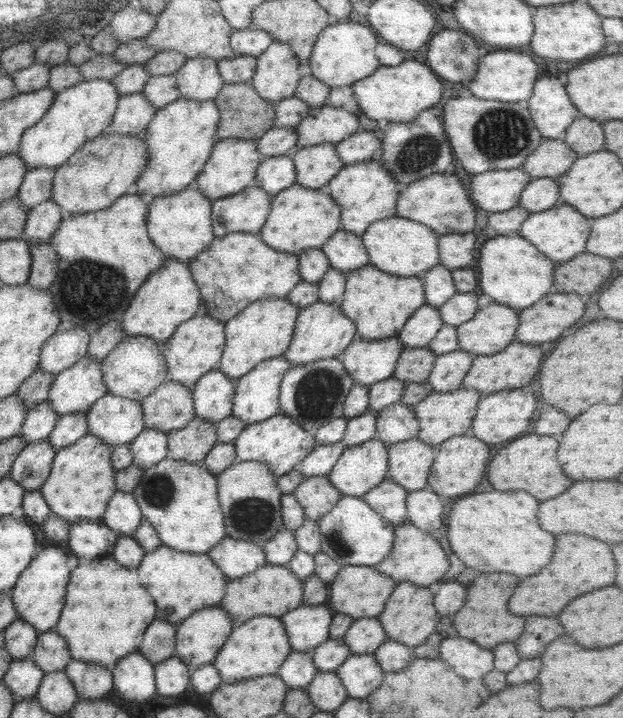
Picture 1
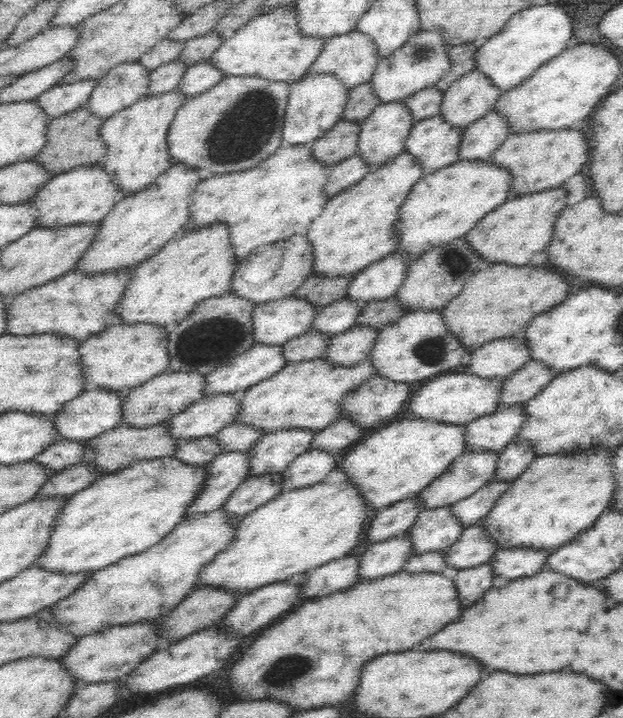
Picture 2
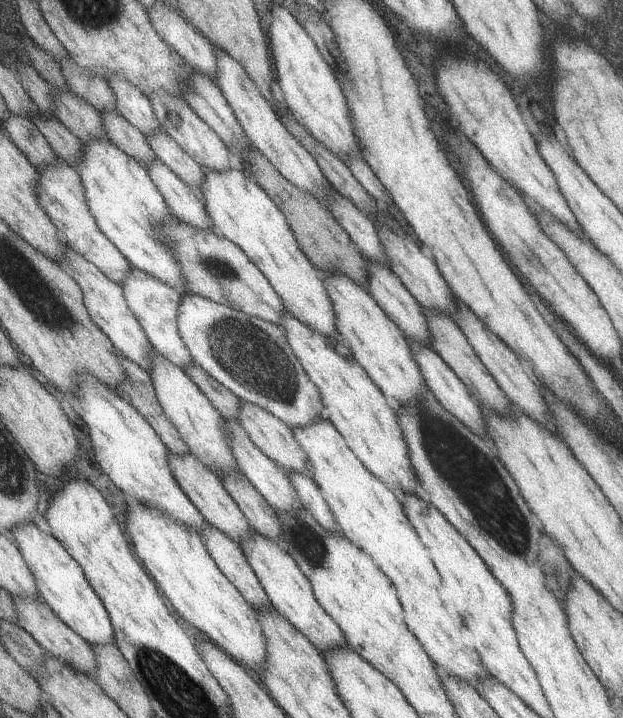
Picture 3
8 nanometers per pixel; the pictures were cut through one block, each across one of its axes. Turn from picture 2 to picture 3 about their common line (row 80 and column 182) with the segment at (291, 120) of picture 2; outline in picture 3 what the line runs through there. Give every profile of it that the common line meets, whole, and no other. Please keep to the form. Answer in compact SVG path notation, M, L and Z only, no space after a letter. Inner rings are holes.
M193 293L180 298L176 323L192 362L240 401L267 411L290 429L318 420L322 406L317 387L303 372L281 326Z

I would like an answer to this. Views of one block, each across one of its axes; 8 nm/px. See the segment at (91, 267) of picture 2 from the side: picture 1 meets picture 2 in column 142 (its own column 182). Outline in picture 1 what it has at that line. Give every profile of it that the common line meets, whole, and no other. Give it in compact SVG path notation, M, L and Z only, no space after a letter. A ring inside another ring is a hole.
M191 185L177 194L153 198L148 204L146 214L146 231L150 241L166 256L186 263L197 253L206 249L214 239L211 228L211 201Z

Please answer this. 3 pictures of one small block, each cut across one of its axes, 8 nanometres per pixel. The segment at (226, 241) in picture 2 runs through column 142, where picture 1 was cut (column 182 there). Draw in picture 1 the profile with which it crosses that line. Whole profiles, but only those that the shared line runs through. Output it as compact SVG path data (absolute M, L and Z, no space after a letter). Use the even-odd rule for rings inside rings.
M166 258L135 292L131 304L124 310L121 326L127 337L152 338L156 343L162 344L177 326L197 314L200 308L200 292L191 278L187 264Z

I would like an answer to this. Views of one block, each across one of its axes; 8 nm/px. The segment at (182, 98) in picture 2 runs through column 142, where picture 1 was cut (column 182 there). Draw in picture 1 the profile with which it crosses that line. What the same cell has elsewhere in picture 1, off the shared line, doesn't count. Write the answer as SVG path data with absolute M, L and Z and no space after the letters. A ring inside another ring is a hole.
M179 98L160 109L156 109L153 118L141 134L148 150L148 157L145 168L140 172L137 179L135 194L139 197L143 194L148 194L153 198L163 197L169 196L169 194L177 194L177 192L181 192L181 189L191 185L192 180L200 173L205 161L209 158L212 146L217 141L215 136L219 117L218 108L213 101L194 101Z

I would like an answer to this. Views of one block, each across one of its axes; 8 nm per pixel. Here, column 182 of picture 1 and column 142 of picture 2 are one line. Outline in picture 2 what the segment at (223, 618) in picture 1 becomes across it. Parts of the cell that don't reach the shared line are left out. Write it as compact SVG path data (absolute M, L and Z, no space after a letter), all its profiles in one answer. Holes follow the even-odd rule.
M161 619L140 620L132 624L110 626L106 630L80 638L63 657L63 663L77 680L86 682L88 685L122 679L158 652L162 635Z

